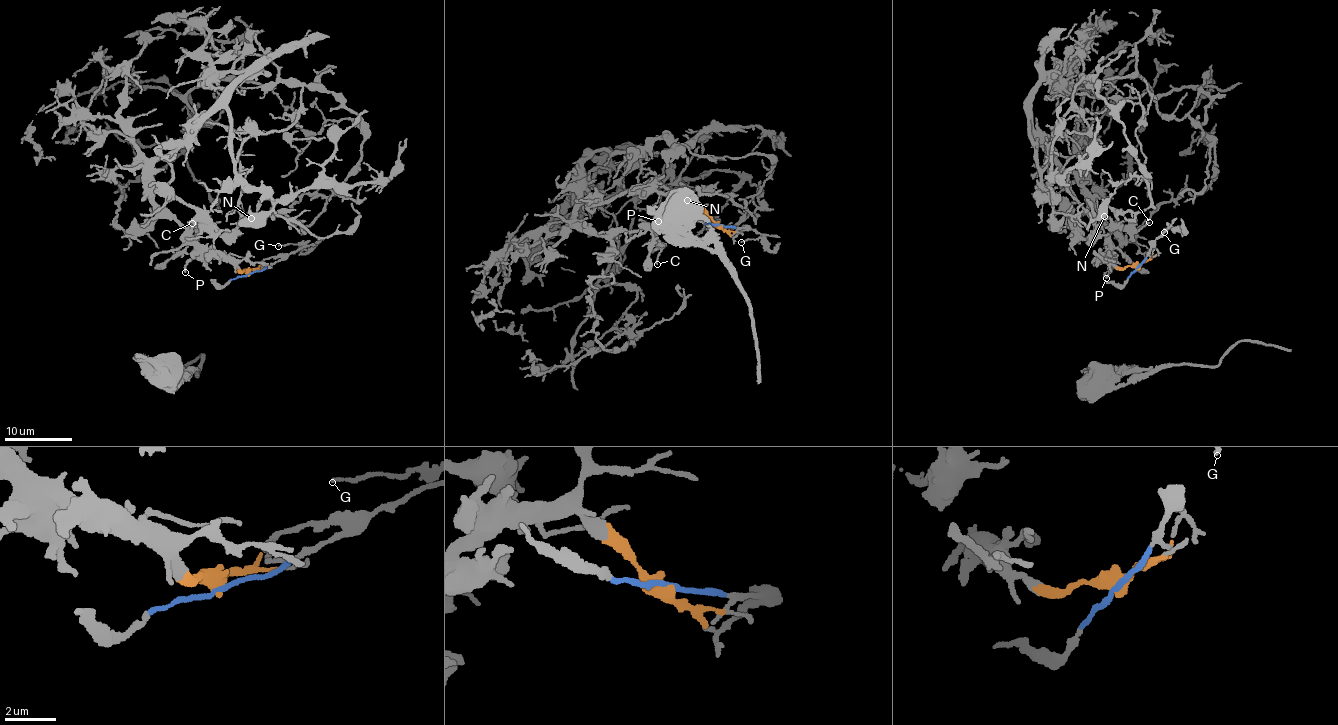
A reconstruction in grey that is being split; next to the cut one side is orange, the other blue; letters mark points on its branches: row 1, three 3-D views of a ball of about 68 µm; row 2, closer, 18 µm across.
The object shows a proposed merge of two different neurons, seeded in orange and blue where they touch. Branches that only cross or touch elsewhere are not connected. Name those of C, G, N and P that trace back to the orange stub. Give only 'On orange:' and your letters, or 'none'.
On orange: C, N, P

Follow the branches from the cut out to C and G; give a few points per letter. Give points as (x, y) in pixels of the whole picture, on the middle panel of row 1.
C: (720, 225), (695, 205), (681, 205), (647, 224), (644, 227), (654, 226), (654, 244), (660, 252), (656, 263)
G: (720, 225), (756, 230), (764, 237), (748, 238), (742, 242)

